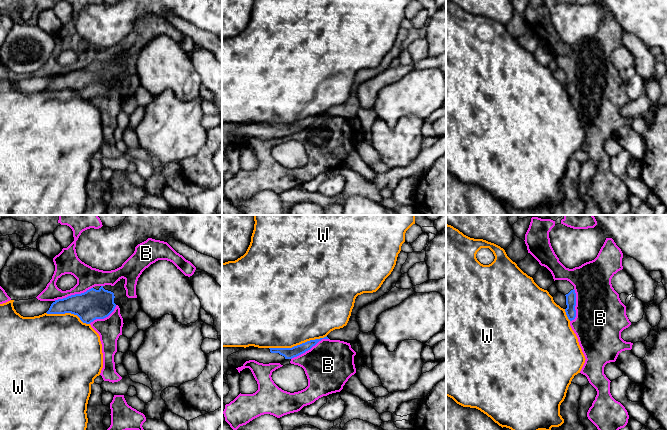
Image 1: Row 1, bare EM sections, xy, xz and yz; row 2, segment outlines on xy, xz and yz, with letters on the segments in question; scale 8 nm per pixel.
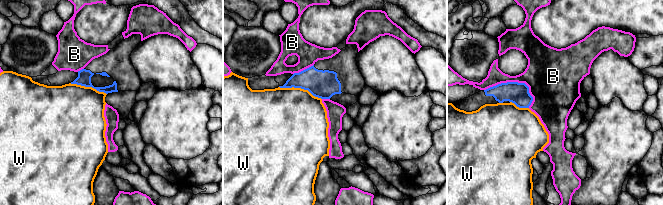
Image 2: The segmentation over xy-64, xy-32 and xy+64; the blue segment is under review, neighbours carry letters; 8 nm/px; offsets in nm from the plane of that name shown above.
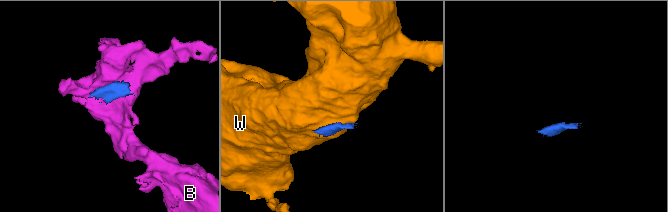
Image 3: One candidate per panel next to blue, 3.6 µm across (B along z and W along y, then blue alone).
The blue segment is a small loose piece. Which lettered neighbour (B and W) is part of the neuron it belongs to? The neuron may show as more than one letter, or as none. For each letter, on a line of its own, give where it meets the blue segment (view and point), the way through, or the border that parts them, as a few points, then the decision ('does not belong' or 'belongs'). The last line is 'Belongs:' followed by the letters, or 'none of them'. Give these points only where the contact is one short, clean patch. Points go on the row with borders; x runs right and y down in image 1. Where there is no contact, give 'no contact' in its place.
B: xy (73, 295) | does not belong
W: xz (297, 345) | does not belong
Belongs: none of them

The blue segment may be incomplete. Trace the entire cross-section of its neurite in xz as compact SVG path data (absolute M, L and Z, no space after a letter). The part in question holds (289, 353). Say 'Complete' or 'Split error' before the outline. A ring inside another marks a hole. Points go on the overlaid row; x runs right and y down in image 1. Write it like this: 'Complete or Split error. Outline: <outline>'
Split error. Outline: M326 336L324 338L310 340L300 345L294 346L292 348L258 348L254 346L249 346L249 347L243 348L242 350L239 350L236 353L229 355L227 360L228 360L229 366L233 368L241 367L246 361L249 361L249 360L255 360L263 364L280 363L286 359L292 359L294 357L297 357L305 353L306 351L310 350L313 346L315 346L322 339L329 339L329 338Z

